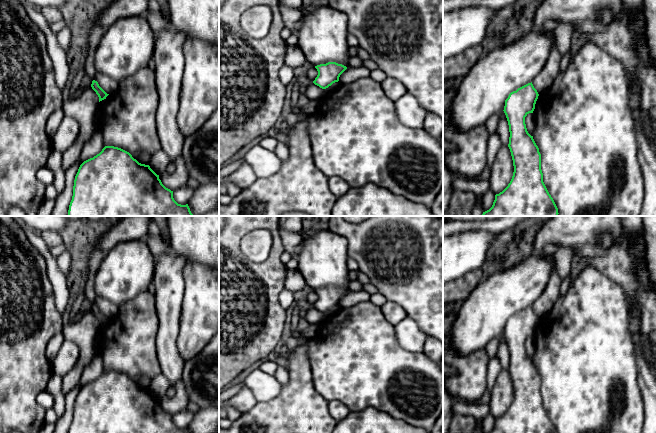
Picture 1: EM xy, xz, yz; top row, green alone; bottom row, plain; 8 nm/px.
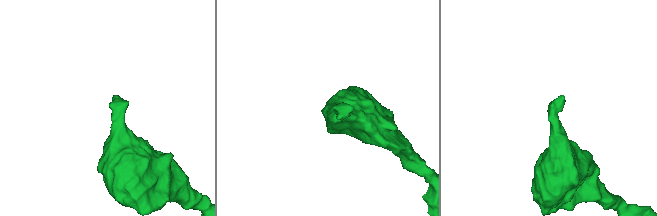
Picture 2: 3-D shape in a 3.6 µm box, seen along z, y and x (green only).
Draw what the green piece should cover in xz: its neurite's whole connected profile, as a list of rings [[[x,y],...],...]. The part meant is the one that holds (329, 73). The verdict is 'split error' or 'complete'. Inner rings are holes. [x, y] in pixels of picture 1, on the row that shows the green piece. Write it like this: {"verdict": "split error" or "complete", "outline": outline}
{"verdict": "complete", "outline": [[[328,62],[315,66],[318,75],[313,83],[322,89],[326,89],[339,81],[340,75],[347,69],[346,66],[336,62]]]}

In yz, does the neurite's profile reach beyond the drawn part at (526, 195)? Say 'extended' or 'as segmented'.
as segmented

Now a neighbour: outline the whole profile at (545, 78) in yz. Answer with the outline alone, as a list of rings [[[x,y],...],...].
[[[556,43],[553,44],[545,67],[532,81],[532,84],[537,90],[538,94],[541,94],[552,85],[554,78],[559,72],[561,57],[562,56],[557,49]]]

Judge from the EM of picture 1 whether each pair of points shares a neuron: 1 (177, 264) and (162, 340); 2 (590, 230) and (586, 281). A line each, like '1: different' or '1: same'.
1: same
2: different

